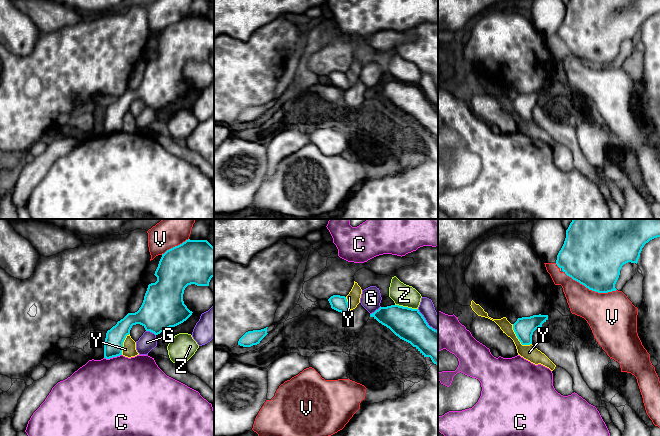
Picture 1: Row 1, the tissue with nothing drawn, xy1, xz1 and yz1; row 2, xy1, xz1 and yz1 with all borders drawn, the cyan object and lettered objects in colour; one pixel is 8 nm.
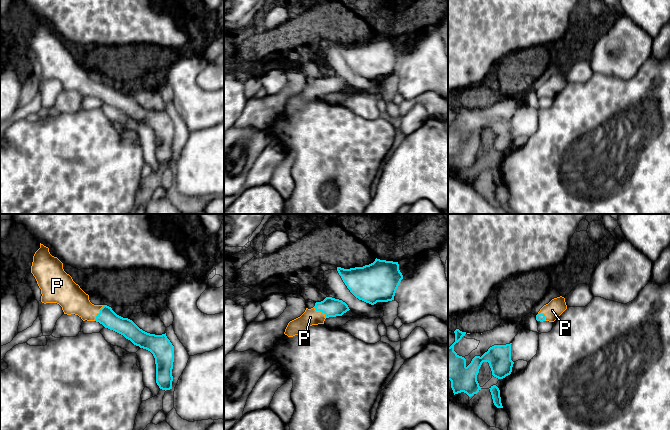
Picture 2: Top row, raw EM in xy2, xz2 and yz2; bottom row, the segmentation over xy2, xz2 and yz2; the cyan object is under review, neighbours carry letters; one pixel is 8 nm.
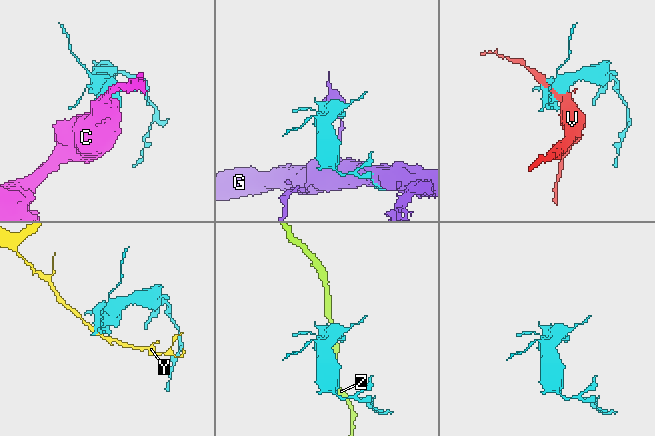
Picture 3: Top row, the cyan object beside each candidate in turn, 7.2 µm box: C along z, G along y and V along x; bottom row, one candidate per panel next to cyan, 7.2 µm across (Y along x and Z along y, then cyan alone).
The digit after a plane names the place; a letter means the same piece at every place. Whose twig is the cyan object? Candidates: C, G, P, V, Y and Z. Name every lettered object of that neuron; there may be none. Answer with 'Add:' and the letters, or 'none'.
Add: P

